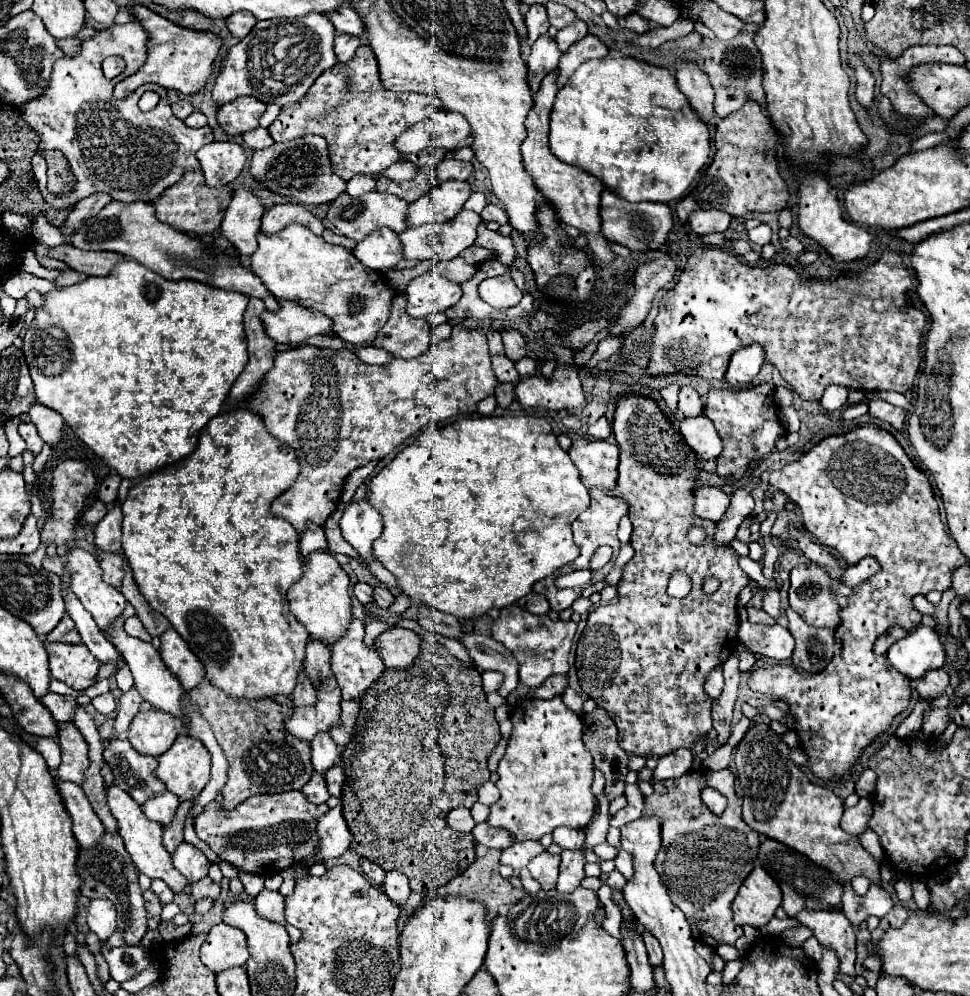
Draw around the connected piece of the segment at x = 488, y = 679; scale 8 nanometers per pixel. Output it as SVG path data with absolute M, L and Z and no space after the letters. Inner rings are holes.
M486 670L482 672L482 682L484 682L484 692L496 692L496 688L502 684L502 674Z

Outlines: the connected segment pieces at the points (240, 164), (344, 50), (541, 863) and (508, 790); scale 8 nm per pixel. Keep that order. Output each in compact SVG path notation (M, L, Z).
M212 142L196 152L206 184L212 188L230 184L244 168L246 156L236 142Z
M336 34L334 38L334 50L338 56L338 62L348 62L356 48L360 46L360 38L358 36L350 36L350 34Z
M548 852L536 856L530 864L528 870L536 882L540 882L542 890L552 890L558 880L560 872L560 856L552 856Z
M554 696L550 700L540 698L528 698L522 700L512 716L512 734L508 740L508 748L498 764L498 776L496 788L500 790L500 800L490 808L488 824L496 828L504 828L514 836L514 842L524 840L540 840L544 834L552 834L558 826L568 828L584 828L590 818L594 816L596 798L590 792L592 786L592 758L582 742L582 718L578 718L560 696Z

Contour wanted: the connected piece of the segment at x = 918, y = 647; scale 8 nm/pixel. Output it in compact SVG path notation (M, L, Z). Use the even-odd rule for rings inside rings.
M918 626L902 640L894 642L886 654L888 662L906 678L916 680L924 672L946 664L946 650L934 628Z

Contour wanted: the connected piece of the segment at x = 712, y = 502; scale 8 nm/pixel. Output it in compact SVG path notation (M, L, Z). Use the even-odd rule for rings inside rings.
M704 486L694 492L694 514L698 514L698 518L718 522L724 516L728 504L730 498L720 488Z

